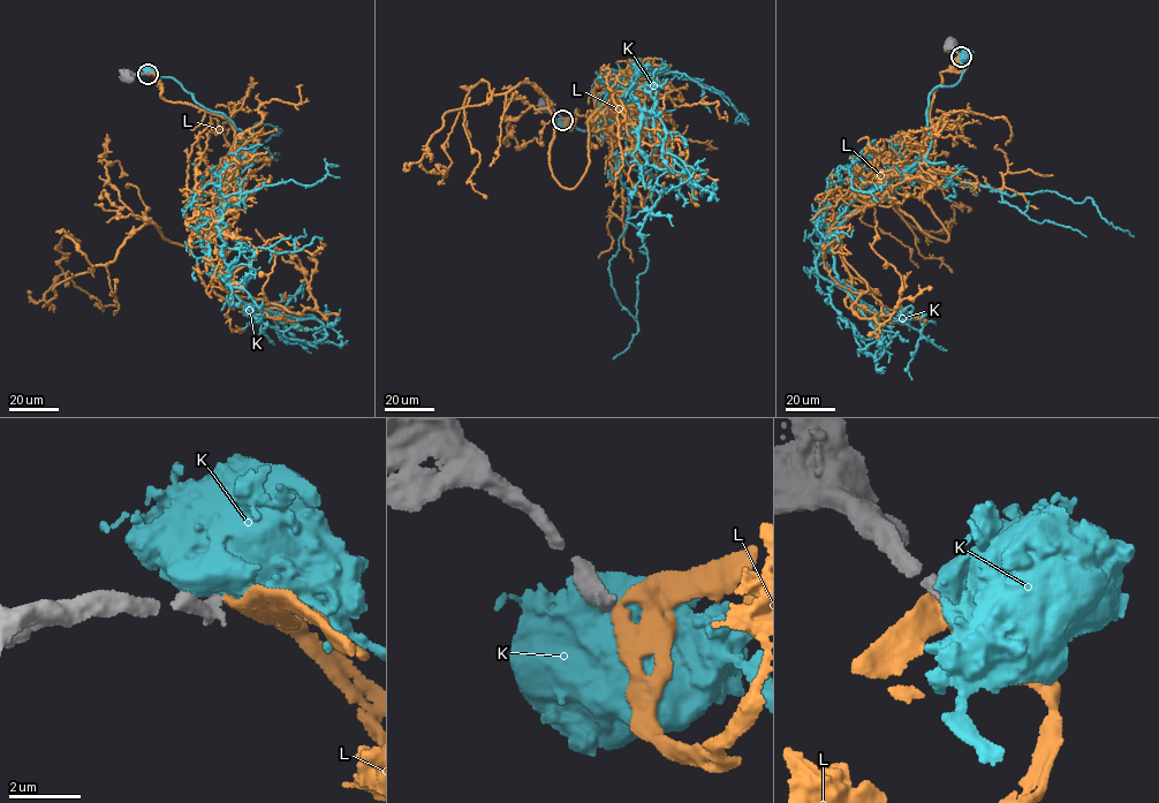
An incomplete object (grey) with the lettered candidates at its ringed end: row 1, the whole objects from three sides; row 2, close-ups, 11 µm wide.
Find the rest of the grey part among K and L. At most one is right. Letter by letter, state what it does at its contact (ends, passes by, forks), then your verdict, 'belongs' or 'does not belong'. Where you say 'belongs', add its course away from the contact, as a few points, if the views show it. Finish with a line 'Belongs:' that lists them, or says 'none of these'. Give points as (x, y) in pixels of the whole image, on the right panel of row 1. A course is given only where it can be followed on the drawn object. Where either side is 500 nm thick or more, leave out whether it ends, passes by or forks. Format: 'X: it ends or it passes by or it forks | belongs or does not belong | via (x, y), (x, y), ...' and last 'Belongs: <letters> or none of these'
K: does not belong
L: it ends | does not belong
Belongs: none of these

